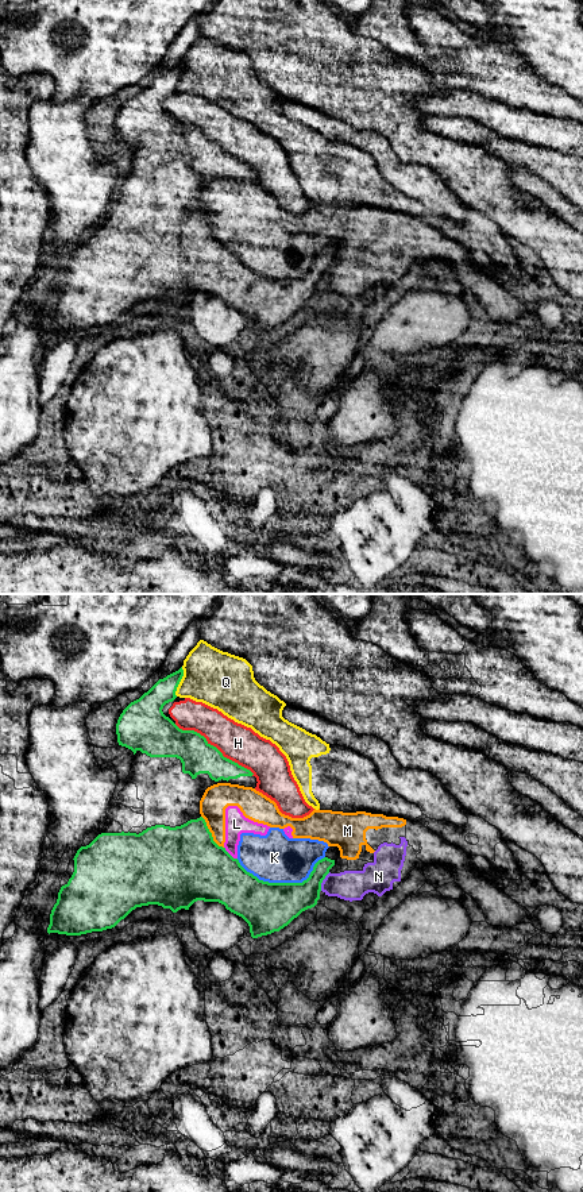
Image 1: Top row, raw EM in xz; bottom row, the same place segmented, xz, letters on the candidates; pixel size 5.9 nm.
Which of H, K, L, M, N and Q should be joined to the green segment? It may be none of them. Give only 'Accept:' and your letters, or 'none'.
Accept: none

